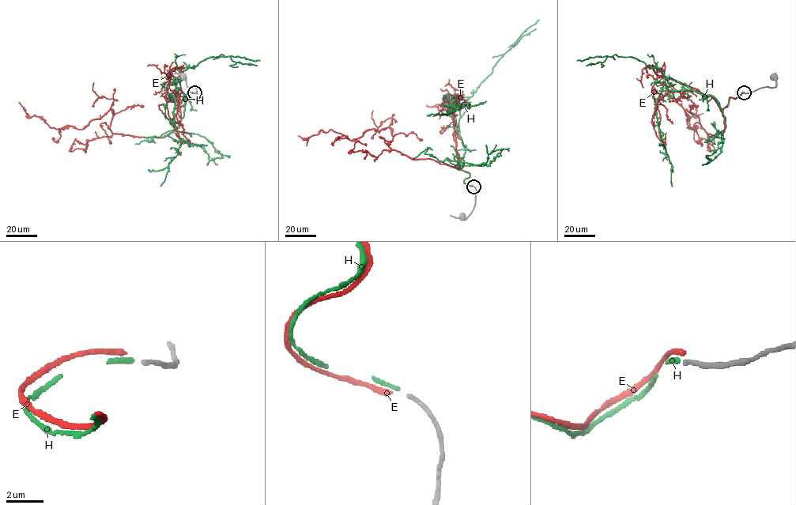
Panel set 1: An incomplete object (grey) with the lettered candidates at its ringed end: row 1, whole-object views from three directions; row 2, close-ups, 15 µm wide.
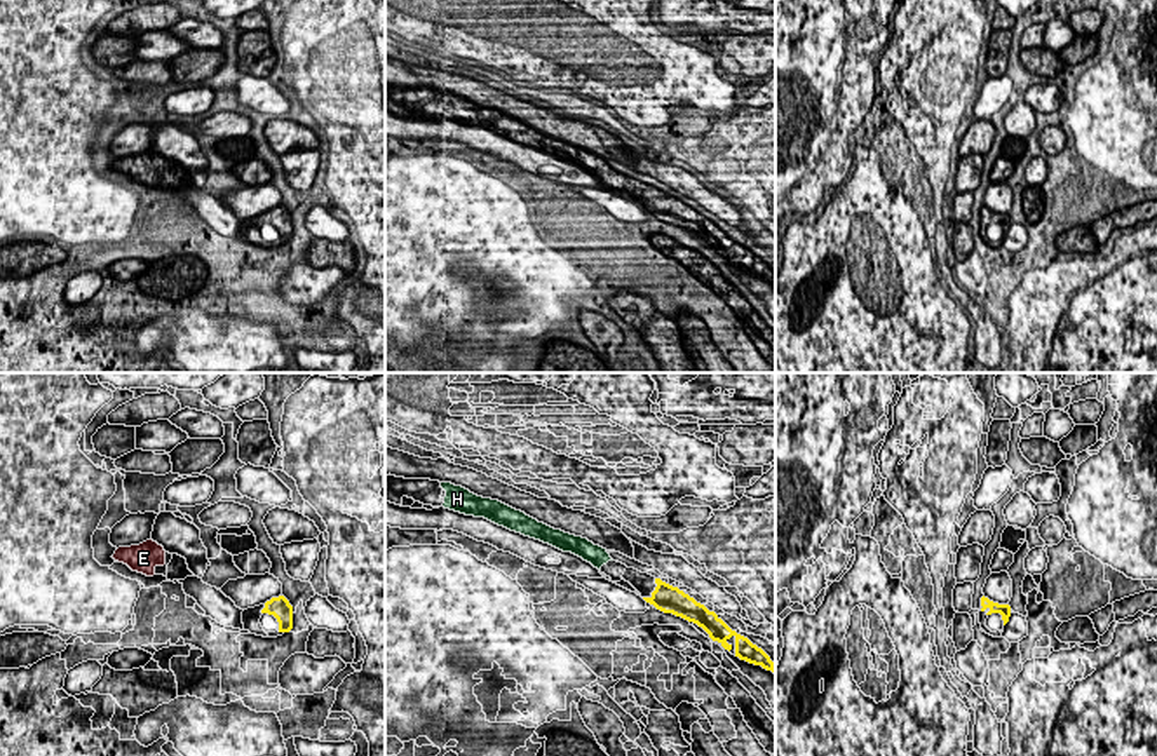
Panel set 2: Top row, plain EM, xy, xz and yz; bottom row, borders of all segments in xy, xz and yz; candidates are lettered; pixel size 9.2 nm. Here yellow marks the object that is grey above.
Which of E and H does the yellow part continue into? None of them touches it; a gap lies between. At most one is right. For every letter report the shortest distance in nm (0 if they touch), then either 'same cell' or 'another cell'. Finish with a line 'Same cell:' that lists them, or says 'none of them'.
E: 1000 nm | another cell
H: 440 nm | same cell
Same cell: H

